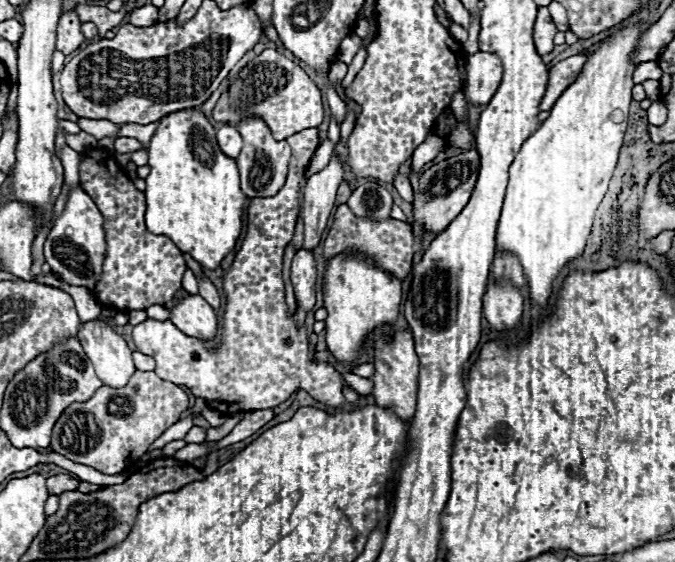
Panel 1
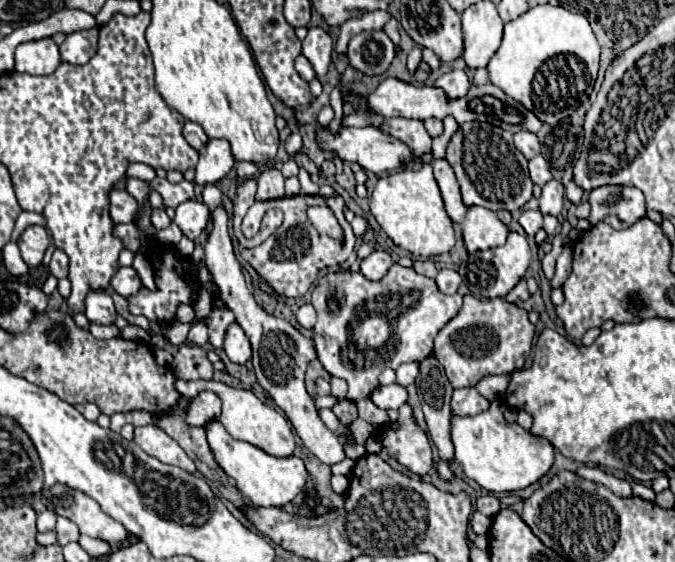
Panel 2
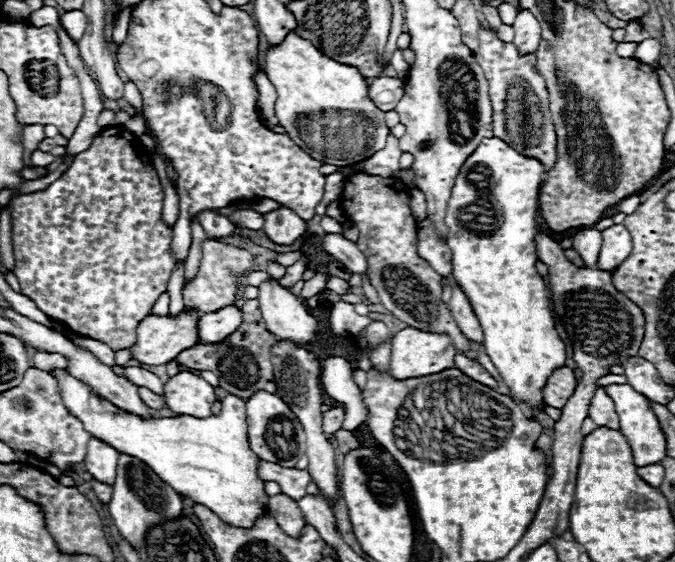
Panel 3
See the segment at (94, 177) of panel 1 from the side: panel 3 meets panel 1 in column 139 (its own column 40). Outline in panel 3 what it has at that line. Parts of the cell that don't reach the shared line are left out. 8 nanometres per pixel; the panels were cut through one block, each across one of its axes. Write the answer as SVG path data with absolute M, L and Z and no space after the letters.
M124 126L100 130L92 146L80 152L70 168L48 188L18 196L12 212L14 274L22 294L46 316L80 336L100 340L112 350L136 342L136 324L150 316L152 306L166 292L176 260L172 258L172 228L162 222L162 186L152 168L150 154L138 136Z

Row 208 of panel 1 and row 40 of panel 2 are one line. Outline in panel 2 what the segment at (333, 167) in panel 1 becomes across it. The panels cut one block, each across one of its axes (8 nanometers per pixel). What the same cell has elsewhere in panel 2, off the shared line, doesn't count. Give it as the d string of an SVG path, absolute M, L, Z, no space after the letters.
M308 28L308 36L302 40L302 54L312 62L316 78L324 76L330 66L332 38L322 28Z

